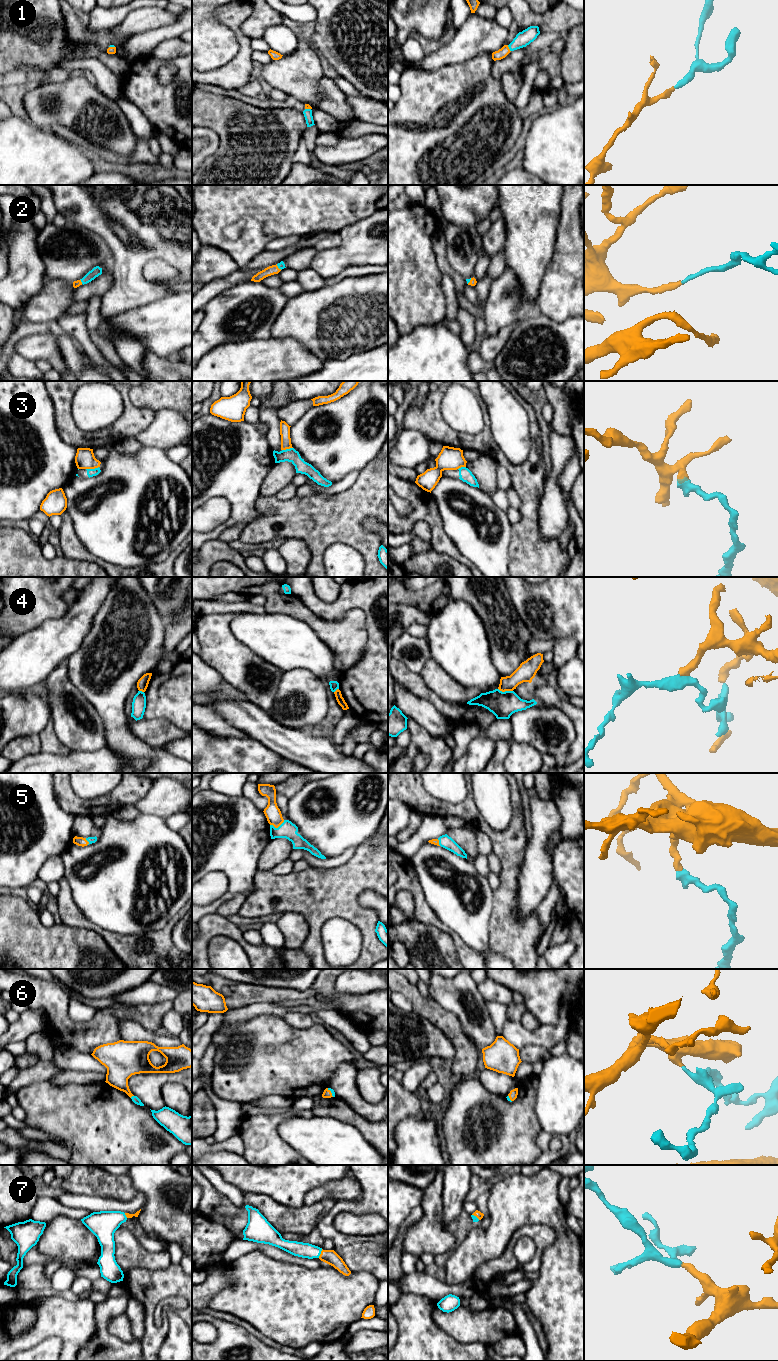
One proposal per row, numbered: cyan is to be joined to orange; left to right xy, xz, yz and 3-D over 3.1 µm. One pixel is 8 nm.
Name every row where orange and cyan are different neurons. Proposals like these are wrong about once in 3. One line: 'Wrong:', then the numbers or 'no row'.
Wrong: 3, 4

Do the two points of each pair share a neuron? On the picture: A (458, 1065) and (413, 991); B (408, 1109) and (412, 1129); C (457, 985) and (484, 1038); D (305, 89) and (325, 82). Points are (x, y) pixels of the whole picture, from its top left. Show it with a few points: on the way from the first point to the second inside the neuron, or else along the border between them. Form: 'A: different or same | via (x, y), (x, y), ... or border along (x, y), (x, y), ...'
A: same | via (460, 1046), (457, 1036), (430, 1010)
B: different | border along (425, 1116), (422, 1119), (405, 1117), (398, 1123)
C: same | via (456, 998), (465, 1020), (471, 1026)
D: different | border along (324, 75), (318, 83), (319, 100), (314, 107)

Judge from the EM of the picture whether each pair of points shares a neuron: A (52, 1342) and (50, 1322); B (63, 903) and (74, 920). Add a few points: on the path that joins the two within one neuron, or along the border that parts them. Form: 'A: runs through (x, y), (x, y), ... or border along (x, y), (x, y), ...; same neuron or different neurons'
A: border along (63, 1343), (57, 1337), (48, 1337), (30, 1348); different neurons
B: runs through (67, 907), (72, 916); same neuron

